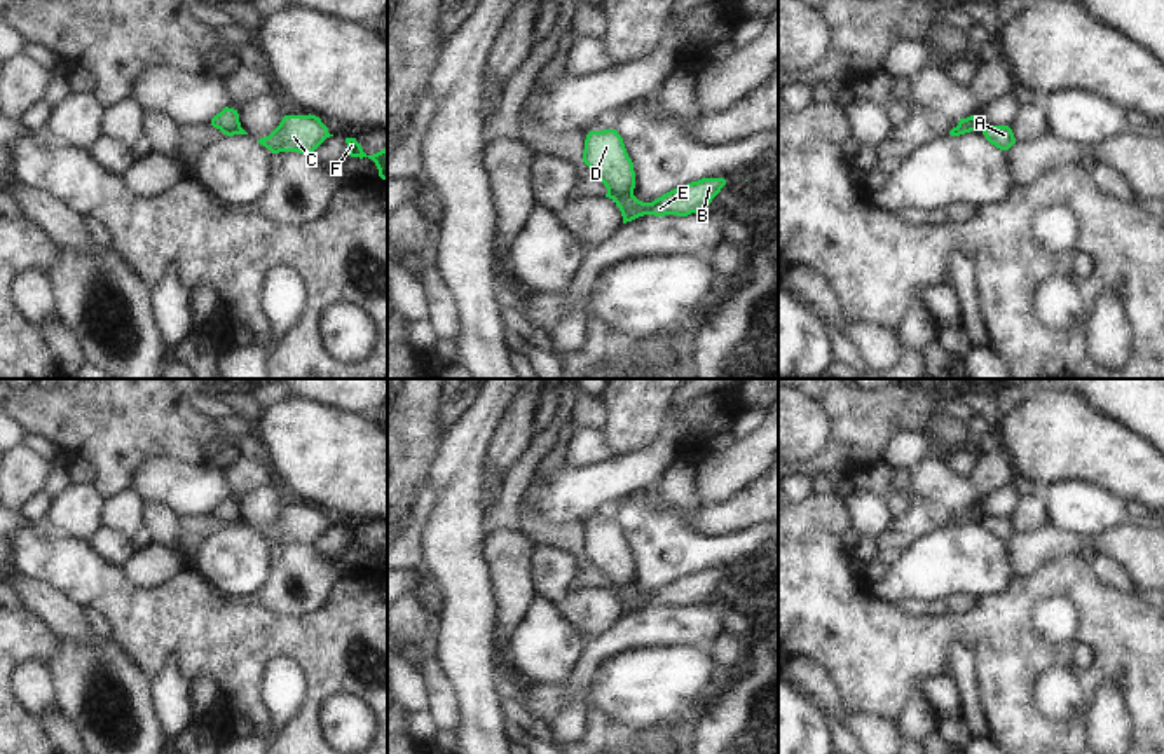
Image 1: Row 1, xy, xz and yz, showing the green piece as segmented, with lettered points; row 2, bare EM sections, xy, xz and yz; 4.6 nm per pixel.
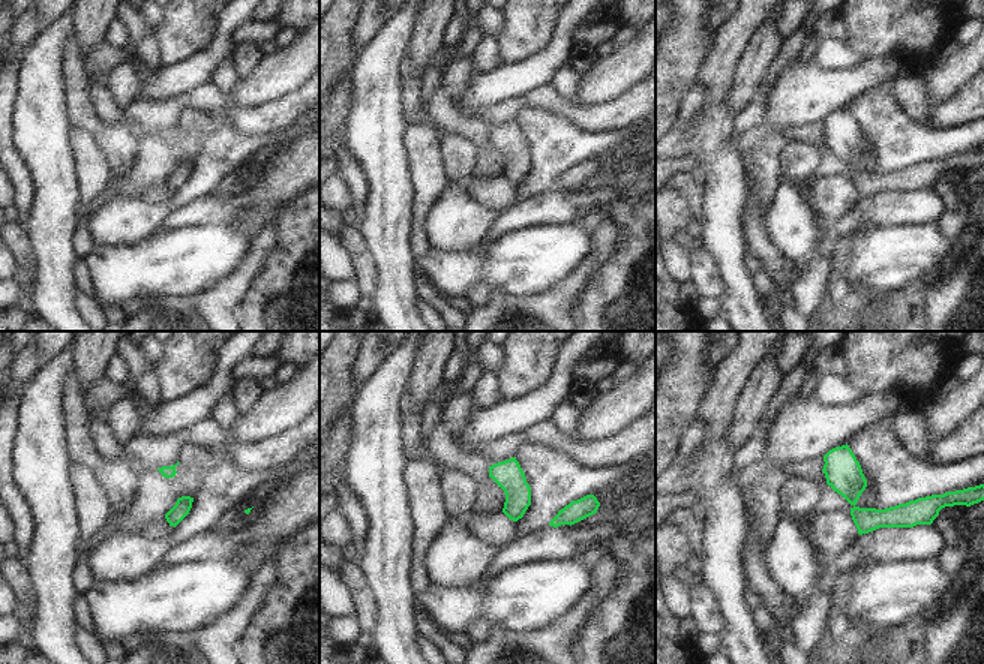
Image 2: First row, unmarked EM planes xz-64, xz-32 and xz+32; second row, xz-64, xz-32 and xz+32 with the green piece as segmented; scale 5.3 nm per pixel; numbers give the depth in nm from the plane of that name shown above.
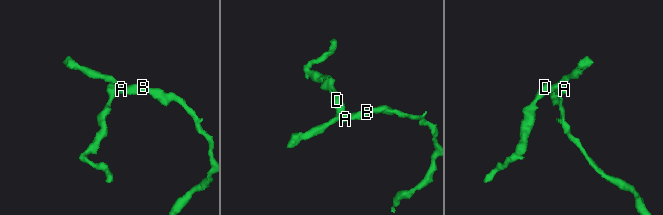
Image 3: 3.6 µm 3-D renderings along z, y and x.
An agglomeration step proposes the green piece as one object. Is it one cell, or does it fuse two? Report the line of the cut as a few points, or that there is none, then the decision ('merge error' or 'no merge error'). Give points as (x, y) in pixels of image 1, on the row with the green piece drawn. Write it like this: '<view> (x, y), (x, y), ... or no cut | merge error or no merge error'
xz (632, 191), (616, 203) | merge error

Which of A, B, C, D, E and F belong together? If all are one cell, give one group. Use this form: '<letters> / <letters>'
A B C E F / D

